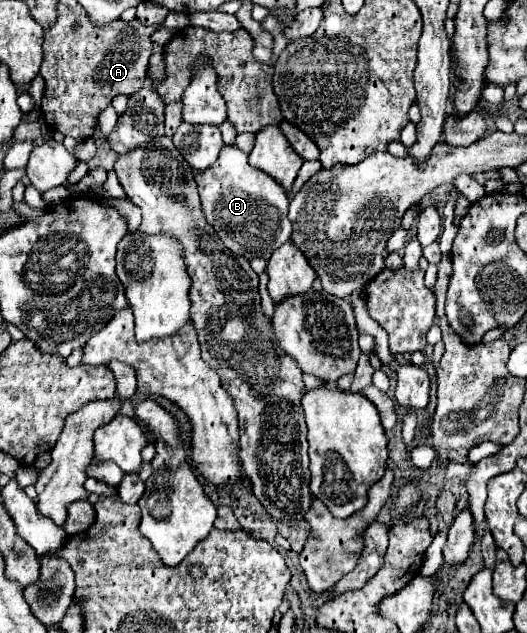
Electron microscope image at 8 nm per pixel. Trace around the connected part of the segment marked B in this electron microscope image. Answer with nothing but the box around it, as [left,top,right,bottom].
[197,147,291,259]

